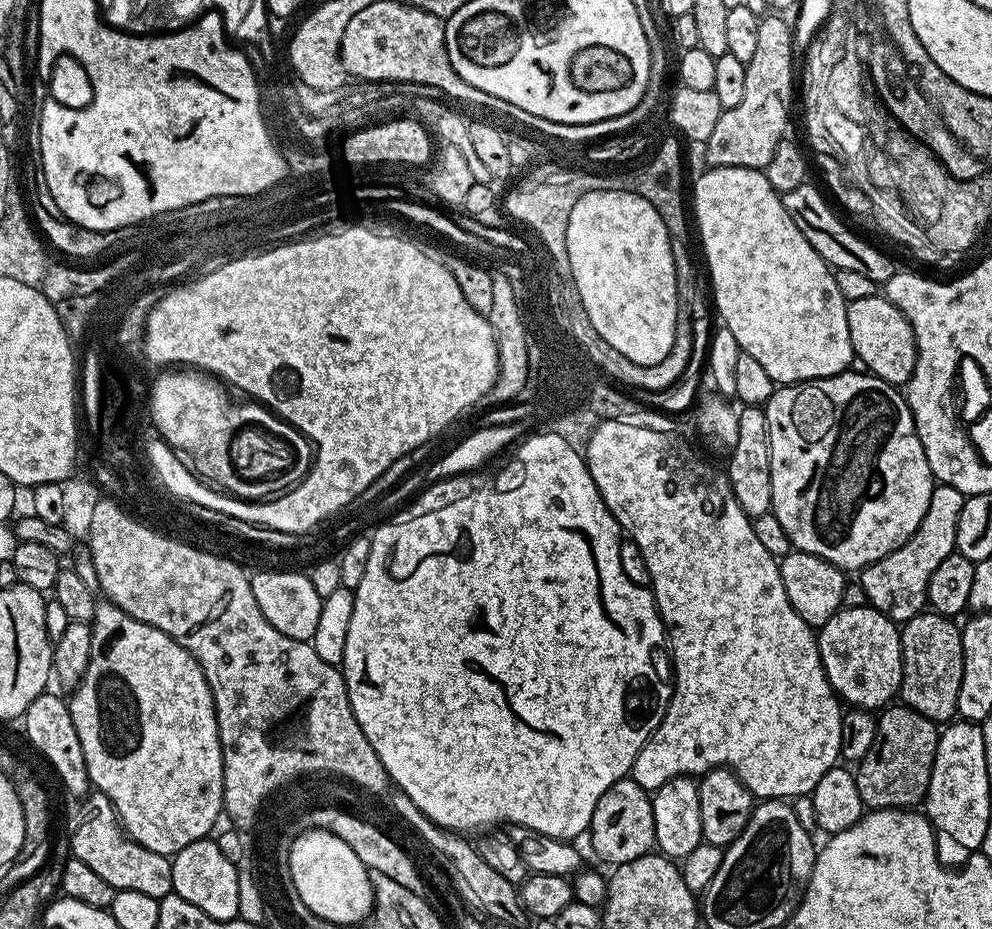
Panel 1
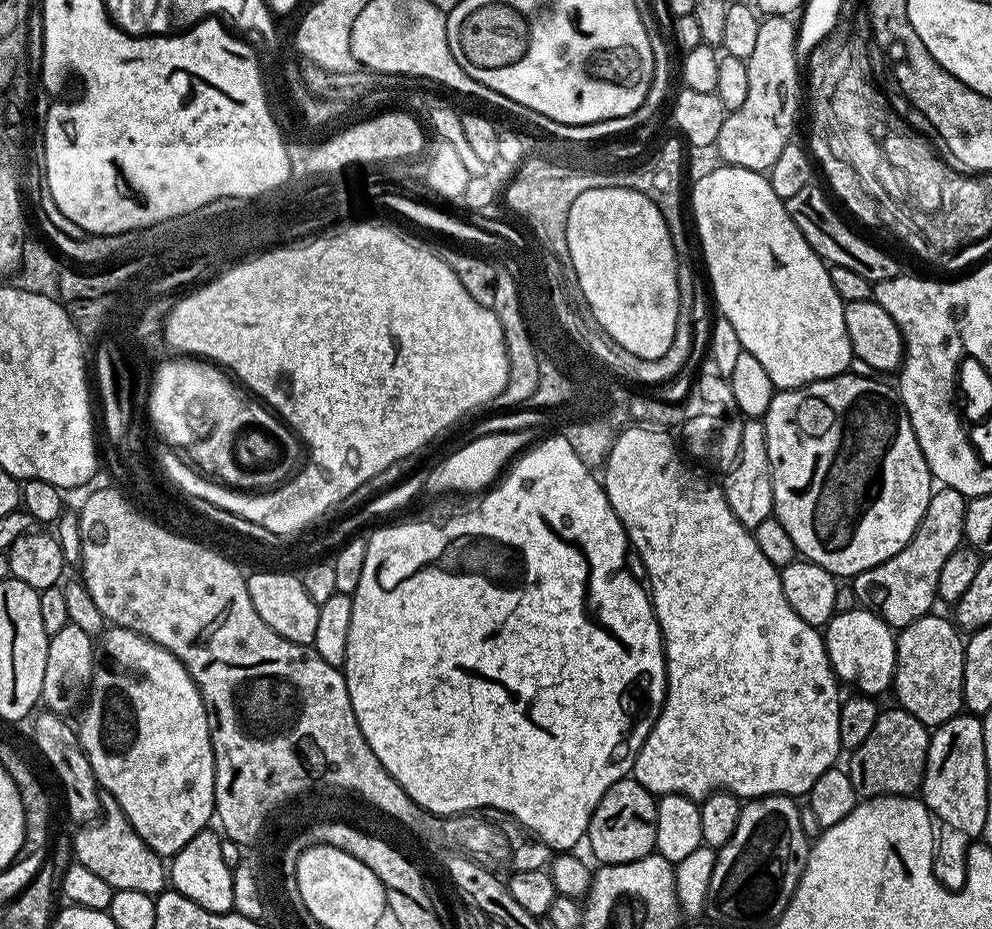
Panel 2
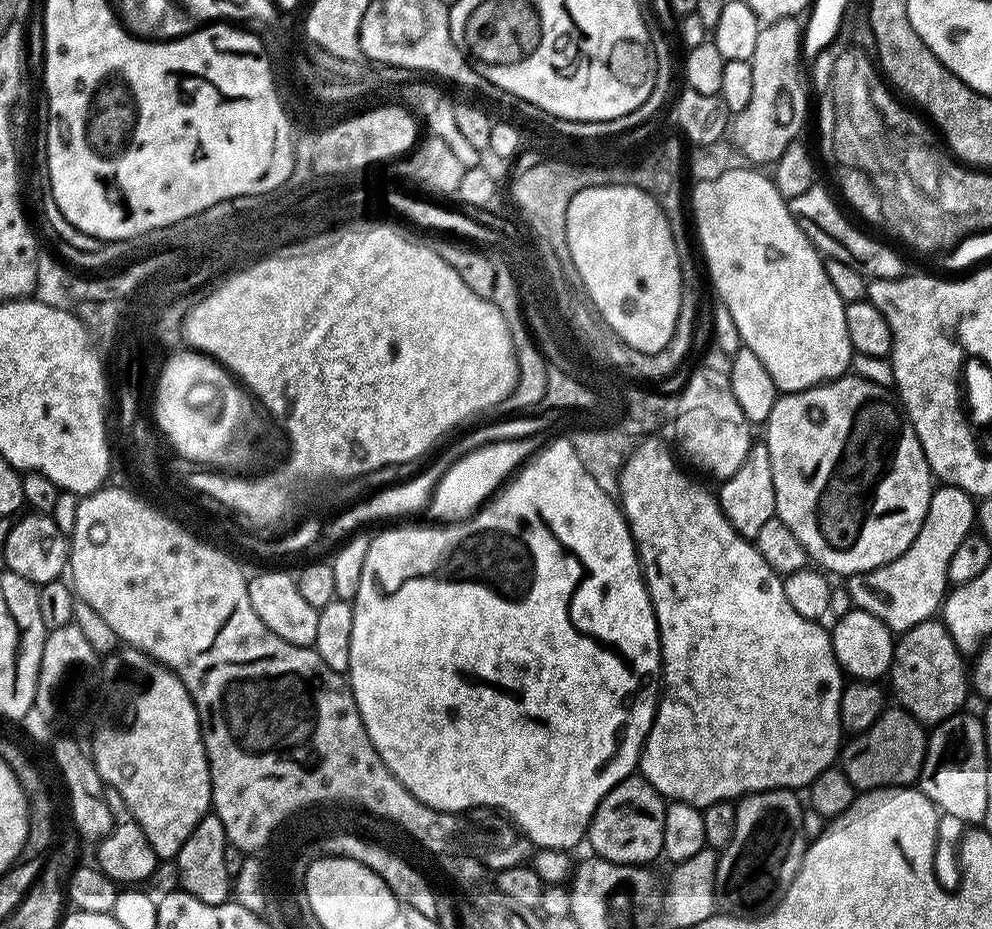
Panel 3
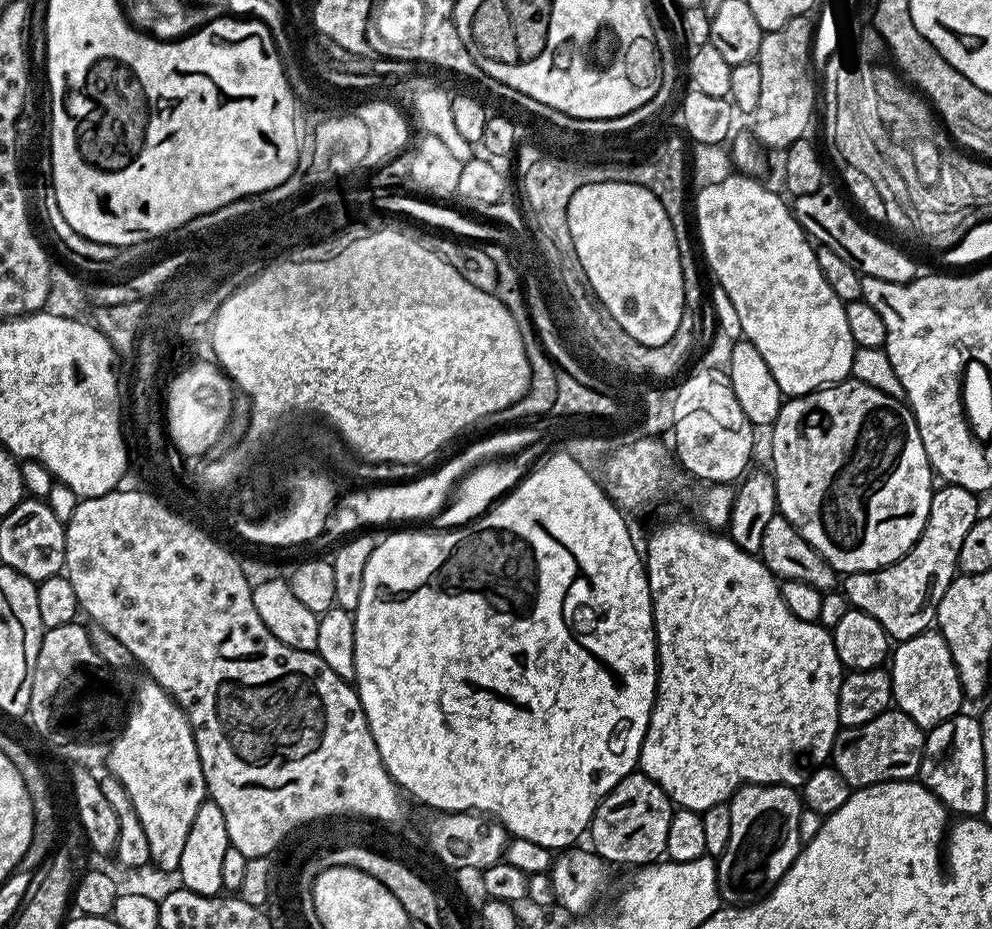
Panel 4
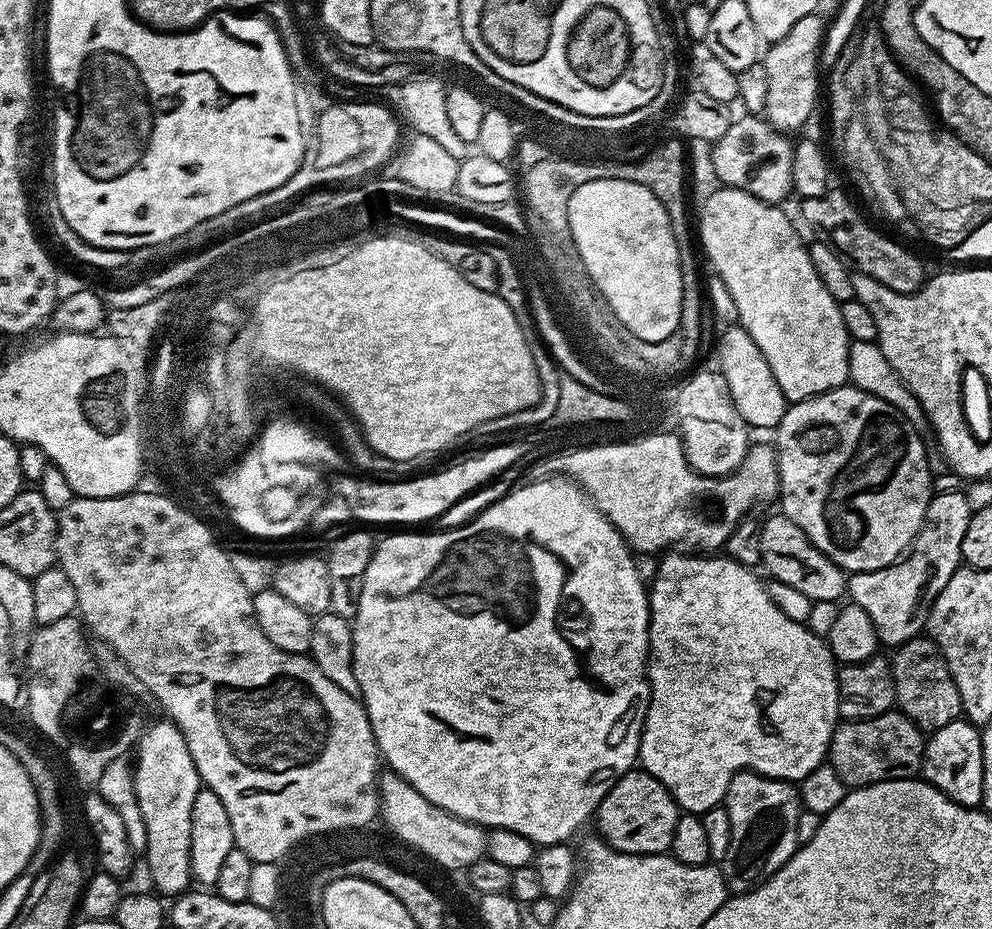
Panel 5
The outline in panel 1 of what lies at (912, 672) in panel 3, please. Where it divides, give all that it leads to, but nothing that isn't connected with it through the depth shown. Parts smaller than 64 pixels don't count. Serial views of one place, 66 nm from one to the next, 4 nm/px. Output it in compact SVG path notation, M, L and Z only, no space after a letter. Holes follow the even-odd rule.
M925 610L903 621L900 628L902 682L899 699L918 714L937 722L956 716L958 686L962 686L962 638L955 619Z

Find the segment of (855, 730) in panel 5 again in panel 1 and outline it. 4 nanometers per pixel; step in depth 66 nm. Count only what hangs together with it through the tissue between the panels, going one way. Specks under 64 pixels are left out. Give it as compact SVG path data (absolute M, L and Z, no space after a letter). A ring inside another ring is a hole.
M903 703L885 707L876 716L876 733L866 758L854 768L858 782L858 794L862 794L865 809L906 808L915 809L925 799L930 786L930 774L934 766L934 754L938 746L937 721L918 714Z

